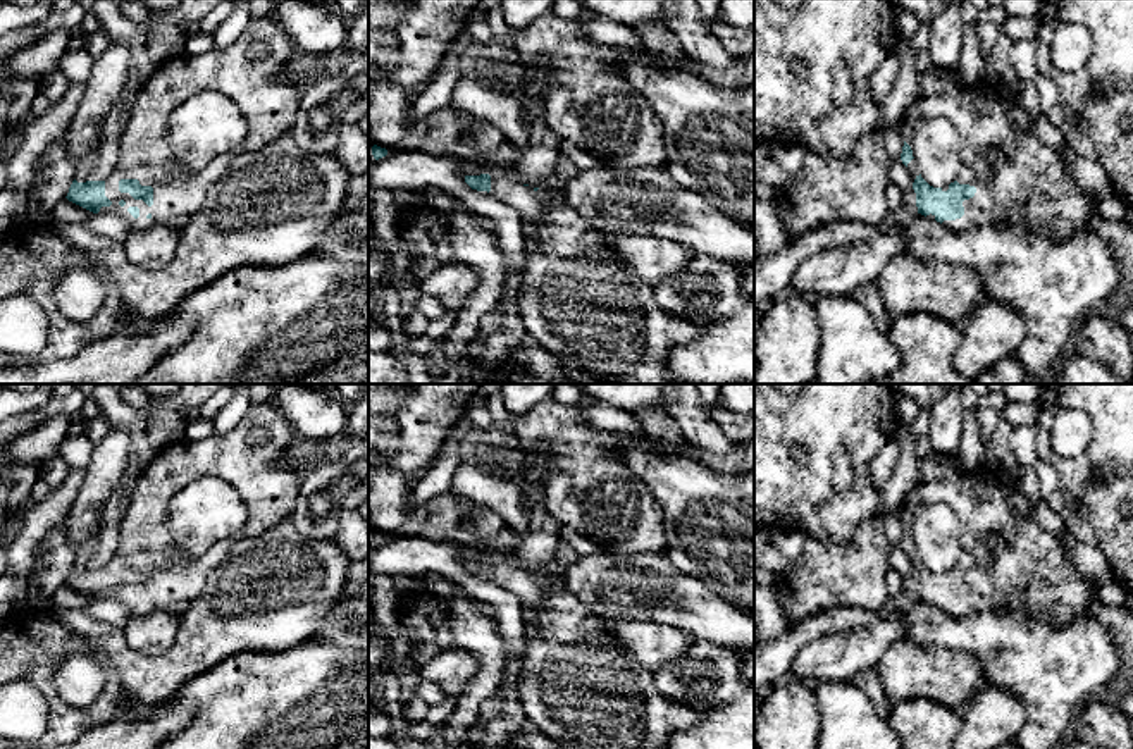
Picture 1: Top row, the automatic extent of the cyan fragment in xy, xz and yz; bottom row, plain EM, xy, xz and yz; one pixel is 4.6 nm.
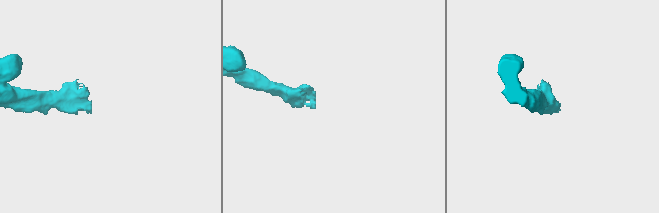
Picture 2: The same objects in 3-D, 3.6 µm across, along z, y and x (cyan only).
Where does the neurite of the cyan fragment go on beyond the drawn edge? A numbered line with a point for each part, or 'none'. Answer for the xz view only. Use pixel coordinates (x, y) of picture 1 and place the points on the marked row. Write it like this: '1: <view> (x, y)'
1: xz (577, 298)

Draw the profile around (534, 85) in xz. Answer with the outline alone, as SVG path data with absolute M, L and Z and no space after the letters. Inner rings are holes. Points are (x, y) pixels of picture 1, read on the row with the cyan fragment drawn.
M542 65L532 67L525 72L522 81L522 96L518 98L520 105L534 107L542 100L546 88L549 84L549 77Z

